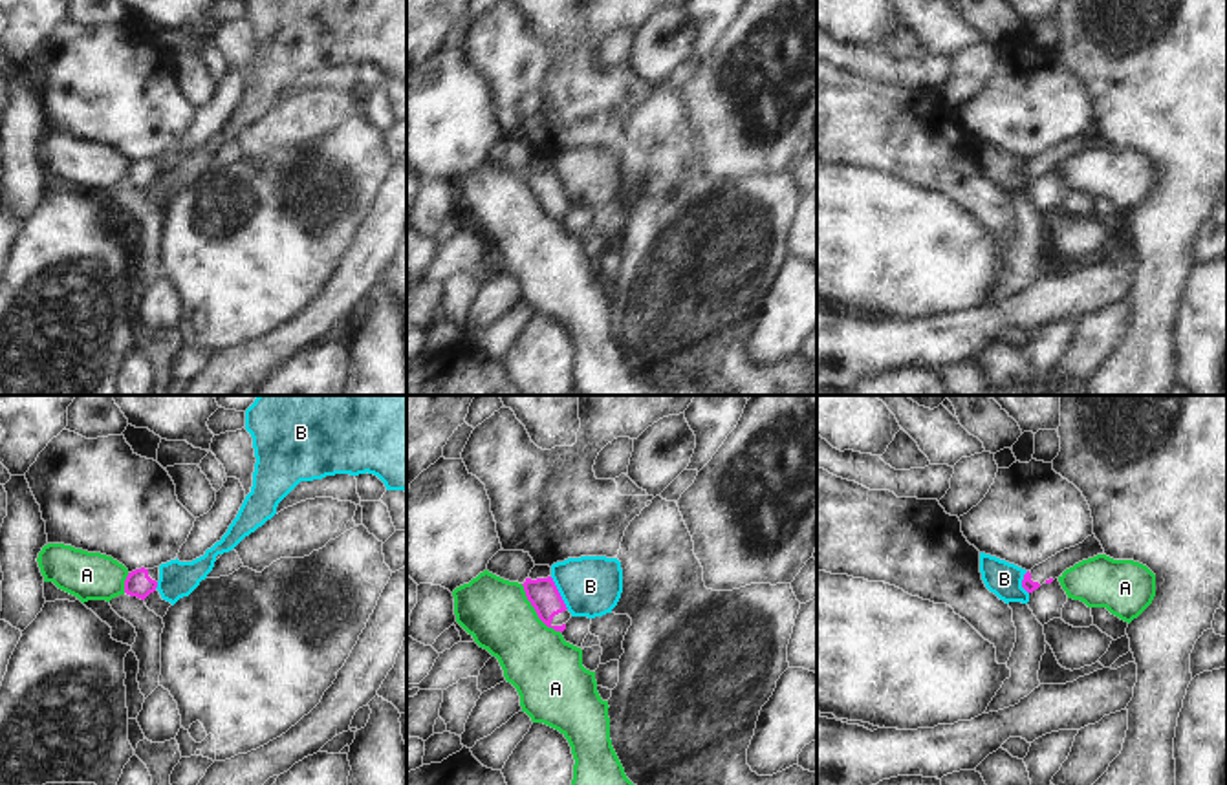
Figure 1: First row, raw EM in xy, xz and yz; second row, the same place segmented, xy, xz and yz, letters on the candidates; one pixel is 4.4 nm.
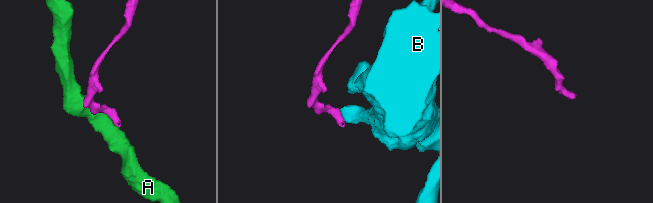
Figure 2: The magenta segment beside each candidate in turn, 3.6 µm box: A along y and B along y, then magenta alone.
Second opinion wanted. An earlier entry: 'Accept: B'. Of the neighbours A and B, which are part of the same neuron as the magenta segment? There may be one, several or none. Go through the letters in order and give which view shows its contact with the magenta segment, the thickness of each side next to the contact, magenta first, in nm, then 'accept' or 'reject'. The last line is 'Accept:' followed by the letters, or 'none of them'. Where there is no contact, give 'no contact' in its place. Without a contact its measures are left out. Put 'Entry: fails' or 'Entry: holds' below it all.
A: meets magenta in xz; 140 nm thick on the magenta side, 300 nm on the other; reject
B: meets magenta in xz; 140 nm thick on the magenta side, 280 nm on the other; reject
Accept: none of them
Entry: fails

